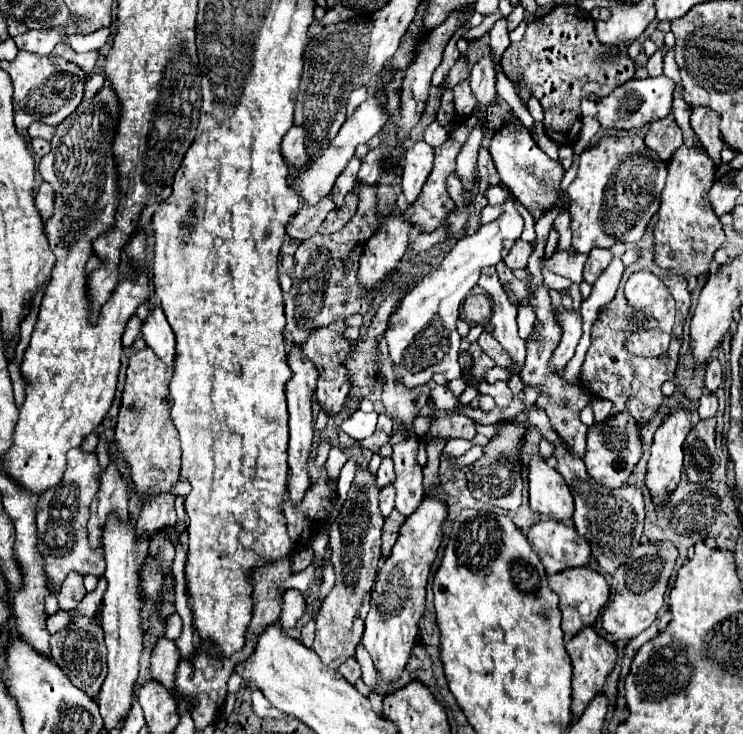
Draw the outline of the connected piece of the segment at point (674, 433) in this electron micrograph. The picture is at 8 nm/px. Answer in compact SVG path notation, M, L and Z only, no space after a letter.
M678 405L676 411L668 413L668 417L664 419L664 423L658 427L656 435L654 435L654 443L652 443L652 455L648 461L648 475L646 475L646 485L652 493L652 497L656 497L656 503L666 501L666 497L670 495L670 491L678 485L680 477L682 477L682 465L684 465L684 453L682 453L682 445L686 435L692 429L692 415Z

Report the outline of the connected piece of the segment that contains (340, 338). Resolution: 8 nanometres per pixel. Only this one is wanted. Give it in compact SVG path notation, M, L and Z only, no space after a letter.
M332 323L328 327L318 327L314 329L306 343L304 343L304 357L310 357L310 361L316 365L320 377L318 377L318 385L316 385L316 399L320 401L322 409L326 413L338 413L344 405L344 399L348 395L350 389L350 379L352 375L346 369L346 361L348 361L348 353L352 349L352 341L344 339L344 331L346 331L346 323Z

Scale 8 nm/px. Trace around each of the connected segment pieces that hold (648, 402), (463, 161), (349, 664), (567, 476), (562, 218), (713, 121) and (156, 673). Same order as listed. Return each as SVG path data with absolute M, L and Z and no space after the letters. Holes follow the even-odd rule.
M642 249L640 257L634 265L626 267L624 277L620 281L618 293L616 297L610 301L608 311L604 311L598 321L592 327L592 345L586 353L582 371L580 371L580 383L582 387L586 387L592 395L602 397L602 399L610 399L614 403L612 413L620 413L620 411L628 411L632 413L632 417L636 417L642 423L650 421L654 411L662 405L662 393L660 387L664 381L672 379L678 367L678 353L680 353L680 339L682 339L682 327L684 327L684 319L688 315L692 303L692 295L688 291L688 281L684 275L678 275L676 271L664 271L658 265L654 265L654 253L652 249ZM638 269L650 269L650 271L658 271L658 275L664 277L672 297L676 299L676 325L674 325L674 333L672 333L672 341L670 341L670 349L662 355L662 357L654 357L654 359L644 359L644 357L634 357L632 353L624 351L624 329L616 331L616 311L618 307L624 307L624 285L630 277L630 273L638 271Z
M474 129L474 133L464 143L464 147L456 159L456 173L462 179L466 191L470 191L474 187L474 165L476 165L480 143L482 143L482 131Z
M348 657L346 659L346 663L342 663L340 665L340 669L338 669L352 685L356 683L356 679L360 677L360 665L358 665L358 661L356 661L356 657Z
M530 405L530 407L524 407L524 415L526 415L528 423L538 427L542 437L554 445L552 457L556 459L556 471L560 475L564 475L564 481L568 483L572 497L574 497L576 511L574 511L572 519L574 519L576 531L582 537L588 537L594 559L606 573L612 575L618 569L618 565L628 561L632 557L634 549L640 545L640 537L644 531L644 493L642 493L642 489L630 487L630 485L610 489L610 487L596 483L588 475L582 457L578 457L572 449L568 449L568 445L562 441L562 437L552 429L548 417L544 415L544 409L540 409L538 405Z
M562 211L556 217L554 229L560 235L560 241L558 241L558 247L556 249L568 249L570 247L570 239L572 239L572 233L570 233L570 213L568 211Z
M694 107L692 109L690 125L692 125L696 137L700 139L700 143L708 149L710 157L714 159L716 170L721 166L721 150L724 145L720 131L718 131L718 123L720 123L720 117L714 113L714 109L712 111L708 107Z
M158 639L152 651L152 679L160 681L164 687L174 691L174 671L180 661L180 651L176 641L172 639Z

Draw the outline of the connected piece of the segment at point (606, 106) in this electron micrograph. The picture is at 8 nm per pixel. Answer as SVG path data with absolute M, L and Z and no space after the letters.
M648 77L648 79L632 79L620 87L616 87L610 95L602 97L598 101L598 113L596 119L604 129L640 129L646 123L652 123L660 117L666 117L672 107L672 97L674 97L676 83L666 77Z

